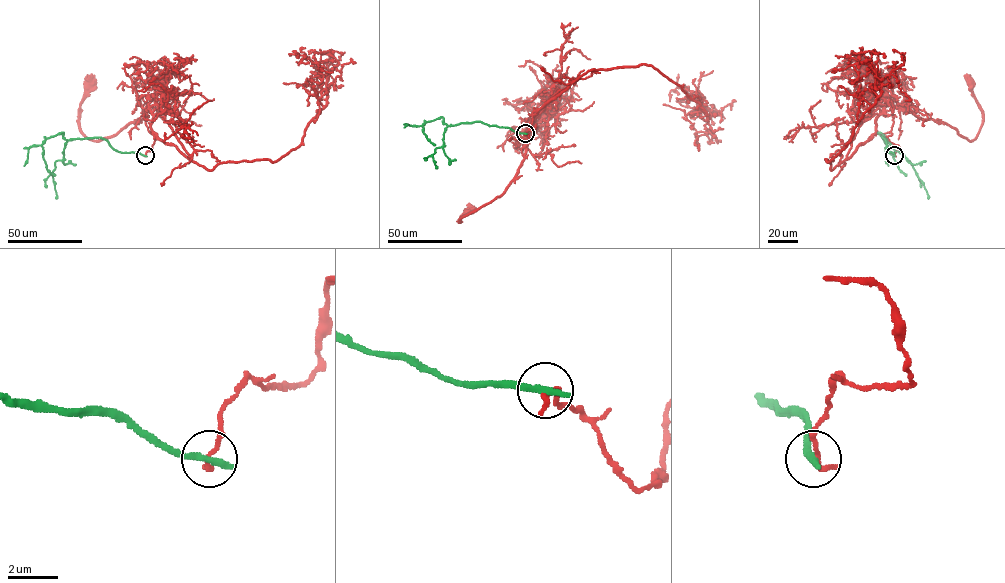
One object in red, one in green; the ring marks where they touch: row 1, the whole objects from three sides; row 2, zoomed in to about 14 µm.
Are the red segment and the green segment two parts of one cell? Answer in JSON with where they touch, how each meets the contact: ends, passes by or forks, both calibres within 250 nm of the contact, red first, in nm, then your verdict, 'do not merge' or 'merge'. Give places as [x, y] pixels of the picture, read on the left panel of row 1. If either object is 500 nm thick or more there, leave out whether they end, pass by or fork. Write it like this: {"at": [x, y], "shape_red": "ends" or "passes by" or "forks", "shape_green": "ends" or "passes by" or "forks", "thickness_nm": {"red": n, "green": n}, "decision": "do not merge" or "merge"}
{"at": [145, 155], "shape_red": "ends", "shape_green": "ends", "thickness_nm": {"red": 240, "green": 360}, "decision": "do not merge"}

